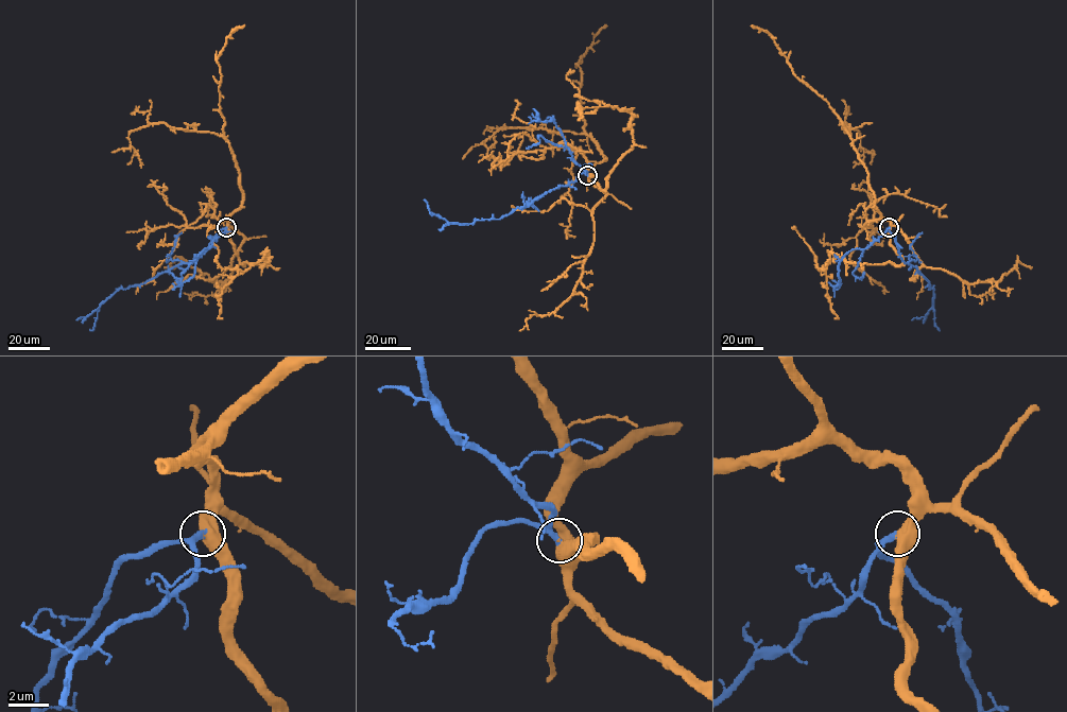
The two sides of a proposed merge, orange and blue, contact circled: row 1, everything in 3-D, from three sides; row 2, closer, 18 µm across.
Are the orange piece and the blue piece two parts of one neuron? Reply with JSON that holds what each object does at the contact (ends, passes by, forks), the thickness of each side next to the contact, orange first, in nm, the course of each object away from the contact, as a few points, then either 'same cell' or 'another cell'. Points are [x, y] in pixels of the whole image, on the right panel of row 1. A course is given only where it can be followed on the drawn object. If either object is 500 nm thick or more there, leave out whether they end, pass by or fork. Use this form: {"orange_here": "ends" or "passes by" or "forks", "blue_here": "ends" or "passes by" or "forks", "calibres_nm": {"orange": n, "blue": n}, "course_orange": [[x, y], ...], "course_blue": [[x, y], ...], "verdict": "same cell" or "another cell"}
{"orange_here": "passes by", "blue_here": "passes by", "calibres_nm": {"orange": 440, "blue": 240}, "course_orange": [[889, 228], [891, 223], [875, 205], [866, 169], [841, 119], [795, 75], [773, 38], [752, 24]], "course_blue": [[889, 228], [899, 257], [915, 266], [933, 290], [932, 307], [925, 317], [911, 319]], "verdict": "same cell"}

